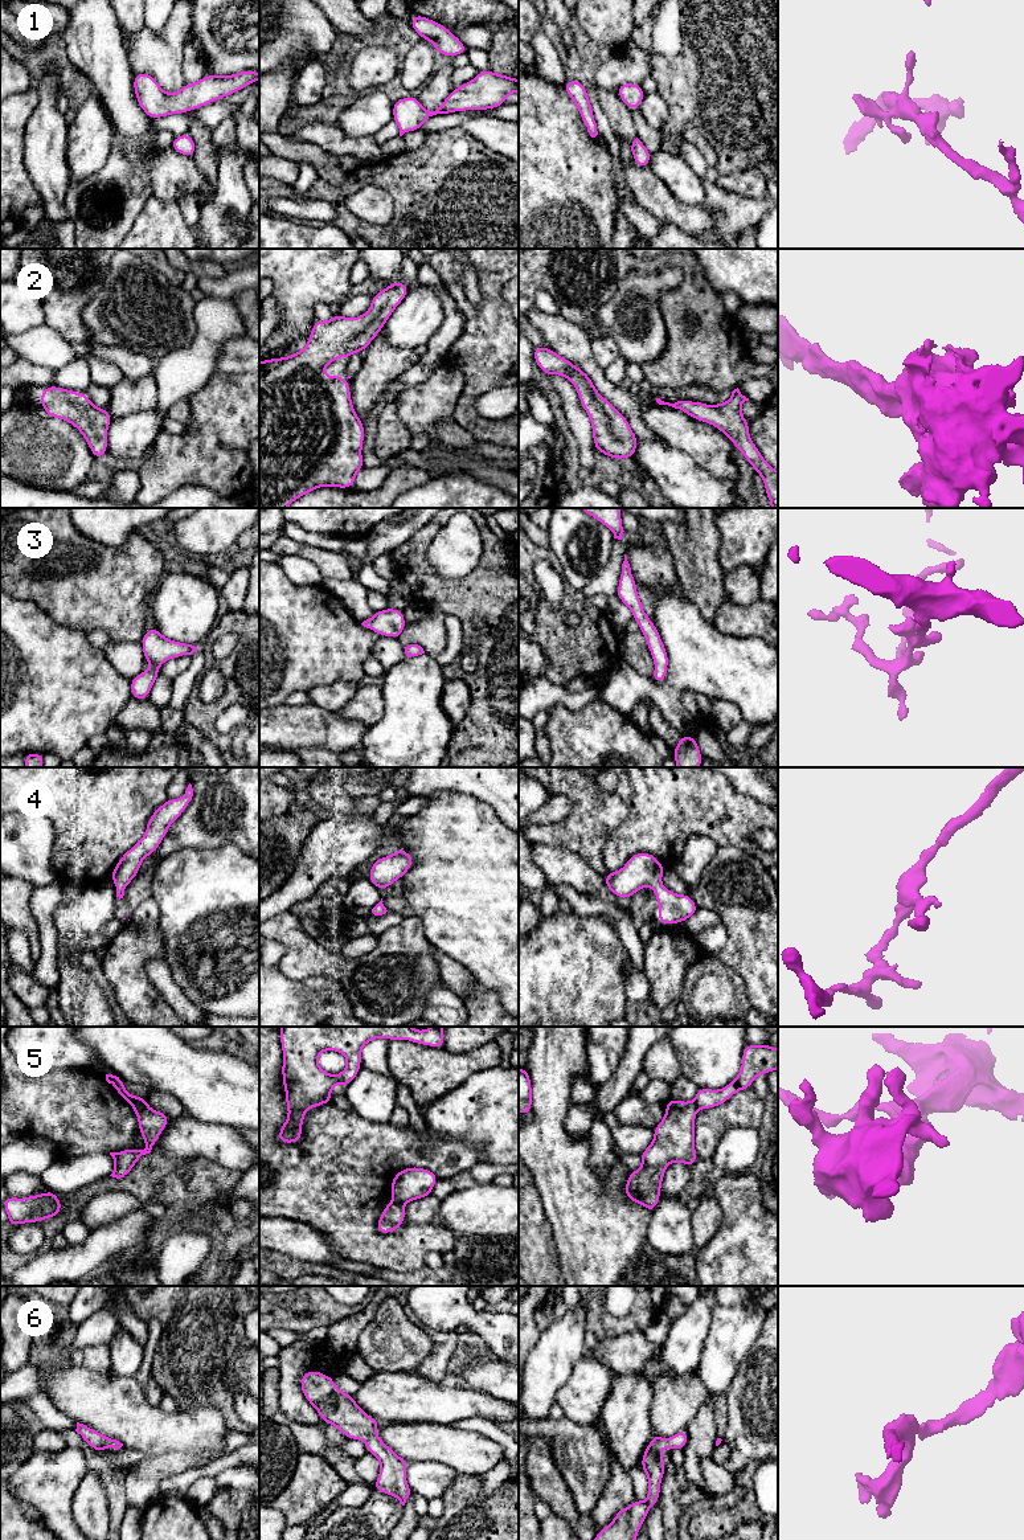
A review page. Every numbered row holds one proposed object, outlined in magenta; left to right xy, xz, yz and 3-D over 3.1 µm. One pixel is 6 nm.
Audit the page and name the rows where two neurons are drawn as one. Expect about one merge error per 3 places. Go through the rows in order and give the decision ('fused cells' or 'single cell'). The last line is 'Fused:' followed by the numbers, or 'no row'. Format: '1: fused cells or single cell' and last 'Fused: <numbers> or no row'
1: single cell
2: single cell
3: single cell
4: single cell
5: fused cells
6: single cell
Fused: 5

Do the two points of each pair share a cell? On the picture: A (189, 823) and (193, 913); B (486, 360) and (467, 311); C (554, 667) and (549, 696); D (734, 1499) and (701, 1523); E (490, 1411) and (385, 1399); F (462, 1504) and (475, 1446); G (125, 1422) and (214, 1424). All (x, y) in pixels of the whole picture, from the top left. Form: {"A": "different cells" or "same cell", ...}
{"A": "different cells", "B": "same cell", "C": "different cells", "D": "different cells", "E": "same cell", "F": "different cells", "G": "same cell"}

